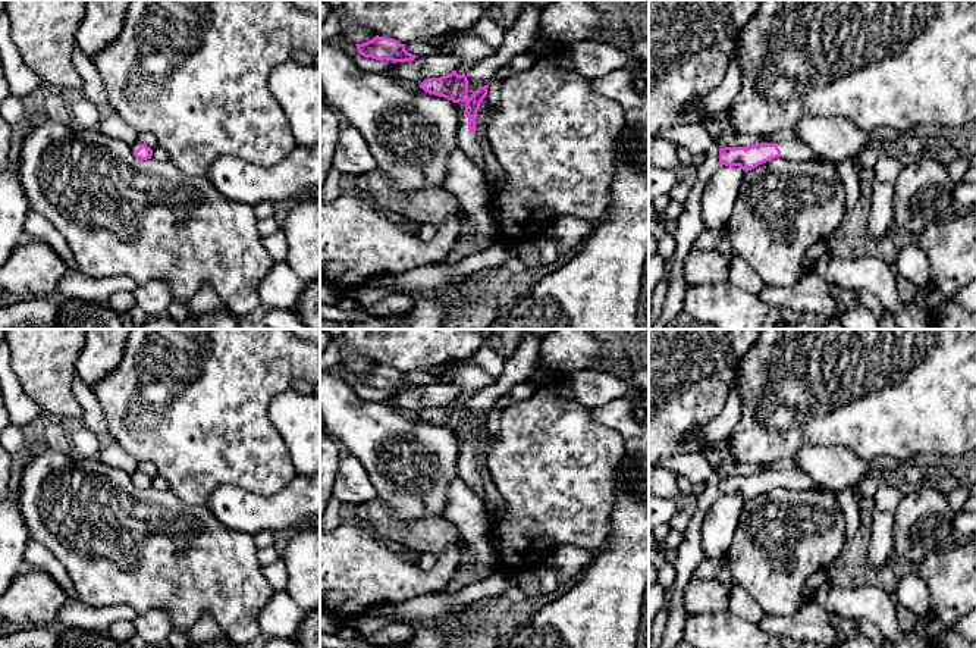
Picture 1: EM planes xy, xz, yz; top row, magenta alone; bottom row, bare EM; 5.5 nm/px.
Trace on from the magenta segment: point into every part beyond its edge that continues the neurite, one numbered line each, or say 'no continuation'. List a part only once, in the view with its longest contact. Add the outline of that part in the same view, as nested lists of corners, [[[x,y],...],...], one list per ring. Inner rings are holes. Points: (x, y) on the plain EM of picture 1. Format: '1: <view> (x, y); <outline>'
1: xz (467, 469); [[[461,445],[458,454],[458,475],[462,478],[465,485],[480,497],[480,500],[486,504],[483,480],[477,469],[476,460],[468,458],[468,447]]]

